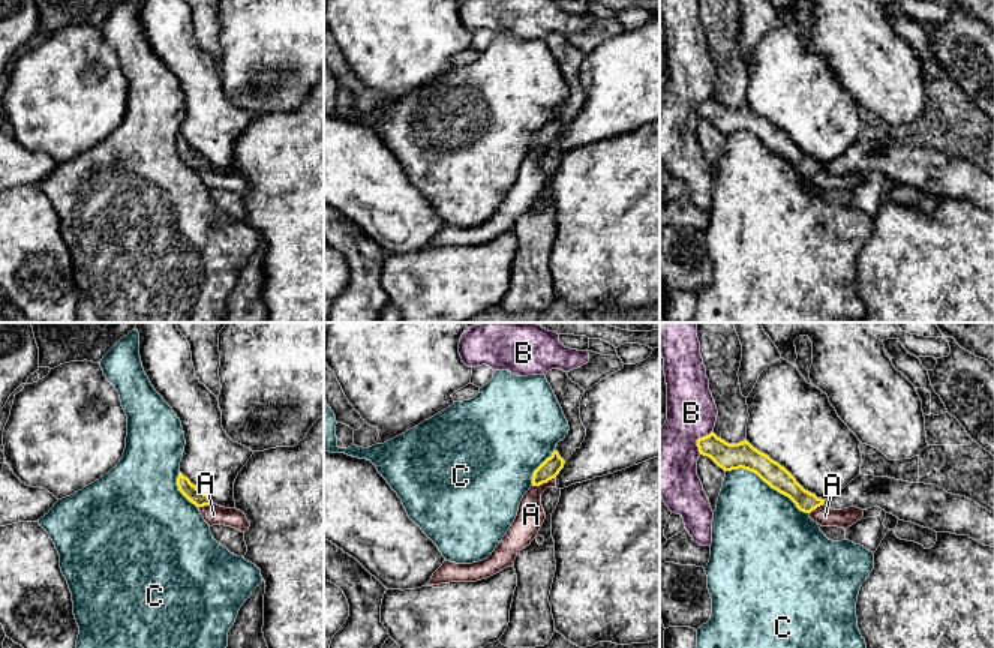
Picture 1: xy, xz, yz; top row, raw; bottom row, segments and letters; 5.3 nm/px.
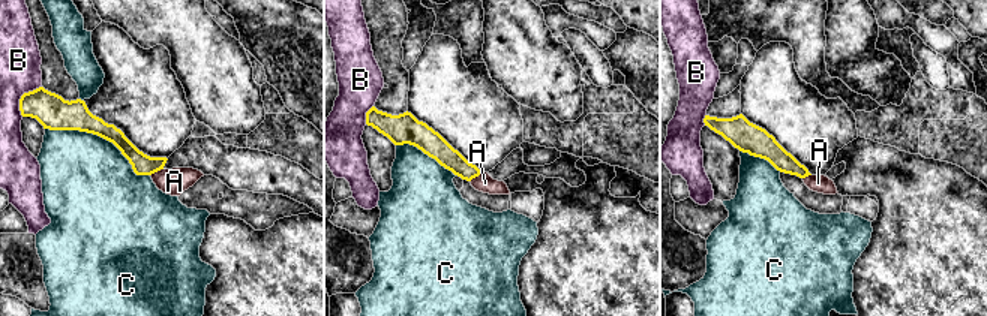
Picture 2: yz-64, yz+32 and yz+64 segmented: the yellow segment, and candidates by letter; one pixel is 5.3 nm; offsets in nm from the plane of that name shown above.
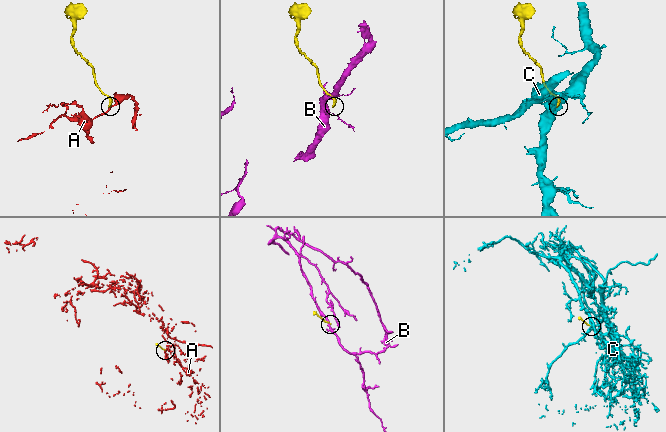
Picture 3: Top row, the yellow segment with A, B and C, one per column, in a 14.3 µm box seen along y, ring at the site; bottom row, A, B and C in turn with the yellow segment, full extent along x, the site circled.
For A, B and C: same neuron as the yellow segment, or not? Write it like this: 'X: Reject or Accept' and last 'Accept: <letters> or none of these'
A: Reject
B: Reject
C: Reject
Accept: none of these

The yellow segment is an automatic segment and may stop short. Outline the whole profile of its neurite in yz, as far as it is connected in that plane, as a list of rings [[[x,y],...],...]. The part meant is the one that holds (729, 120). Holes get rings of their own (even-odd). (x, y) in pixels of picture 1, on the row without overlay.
[[[711,96],[697,104],[697,111],[700,118],[711,122],[724,135],[744,132],[756,136],[804,177],[811,177],[823,168],[832,174],[880,171],[900,184],[936,196],[969,200],[981,208],[994,212],[994,177],[939,150],[861,138],[838,158],[822,164],[805,154],[784,130],[747,104],[729,108]]]

